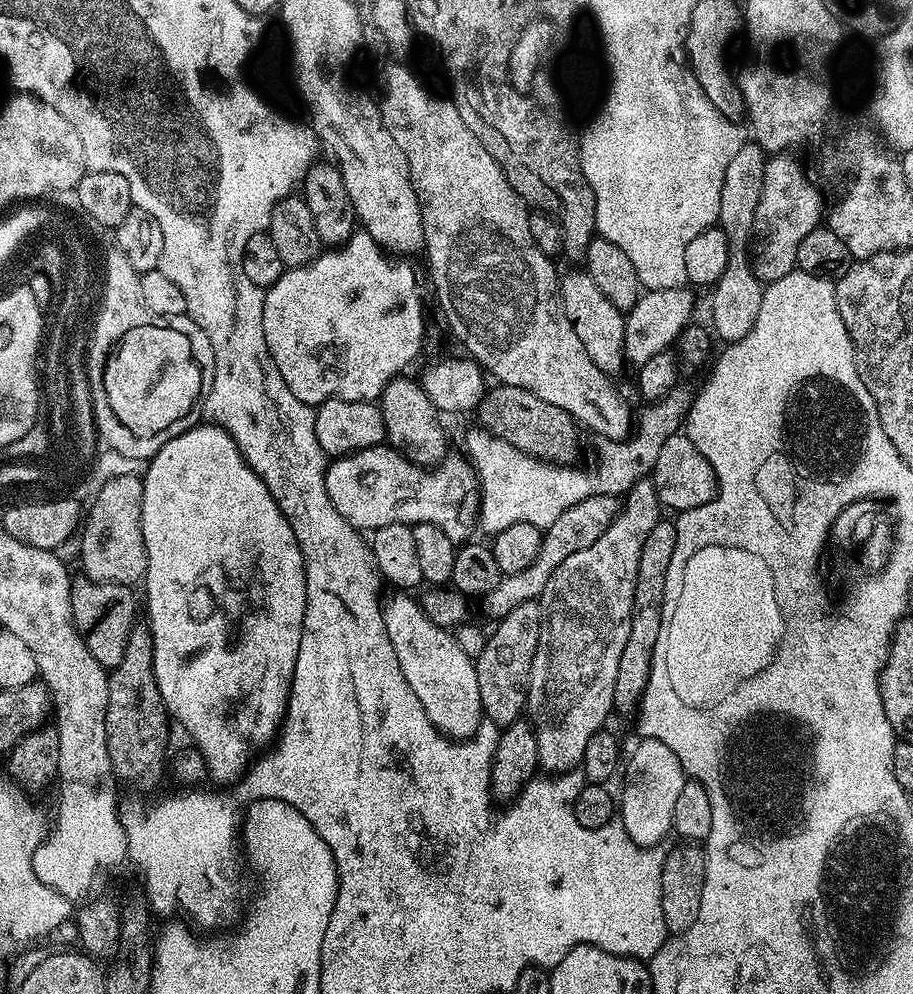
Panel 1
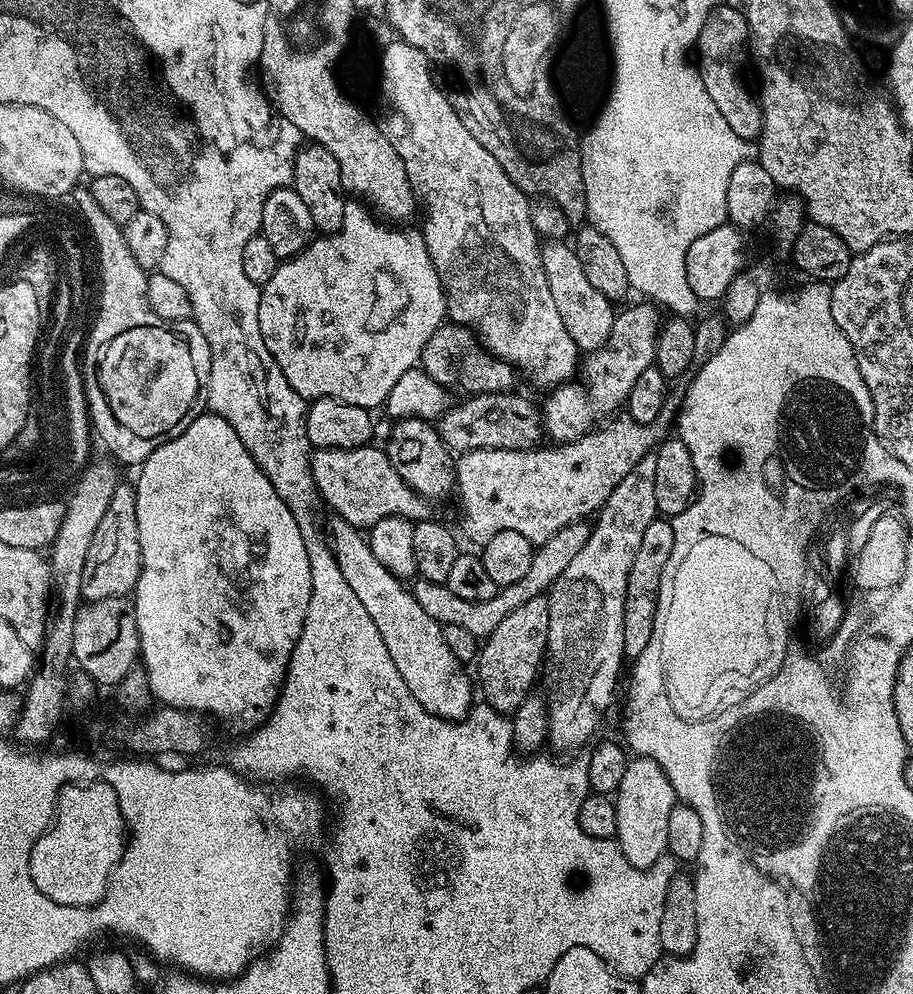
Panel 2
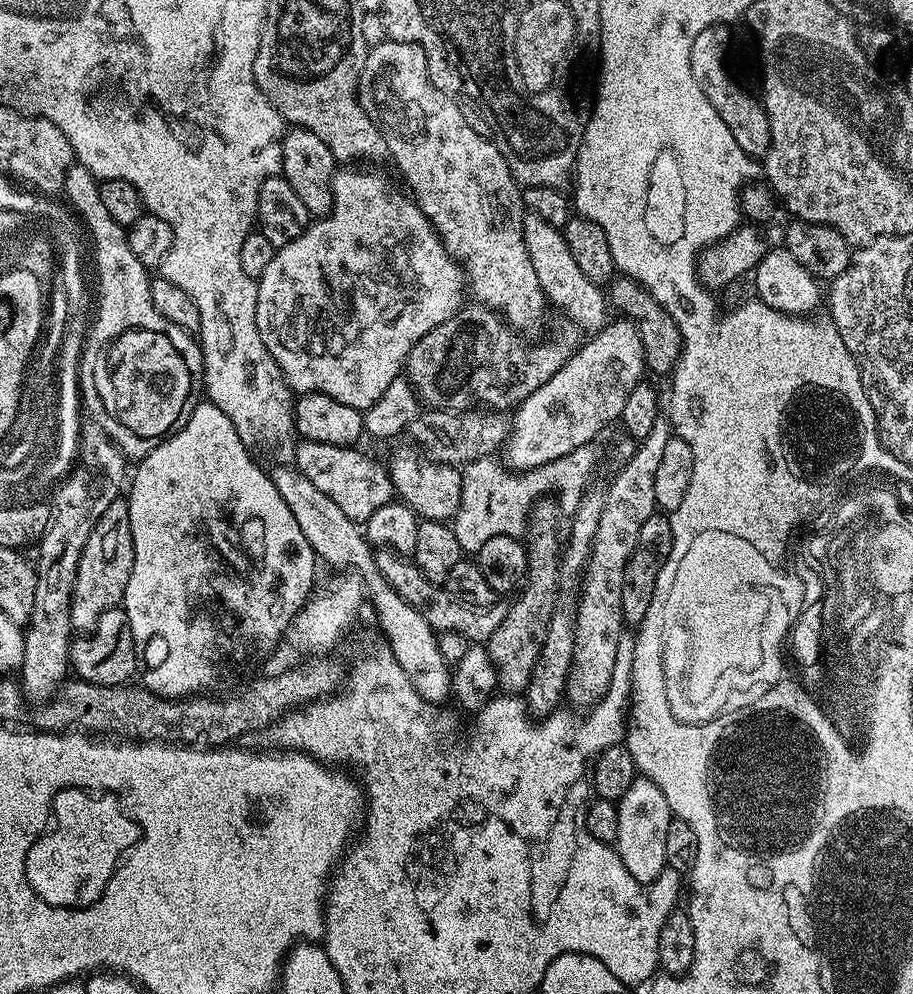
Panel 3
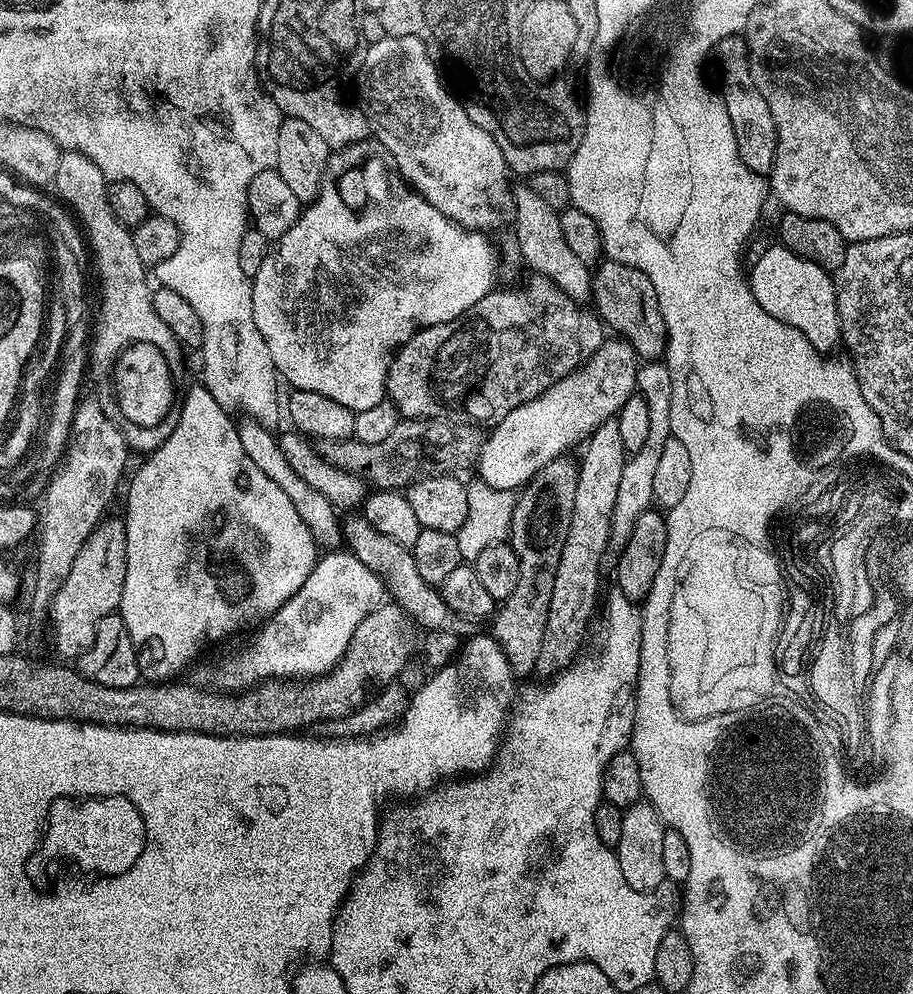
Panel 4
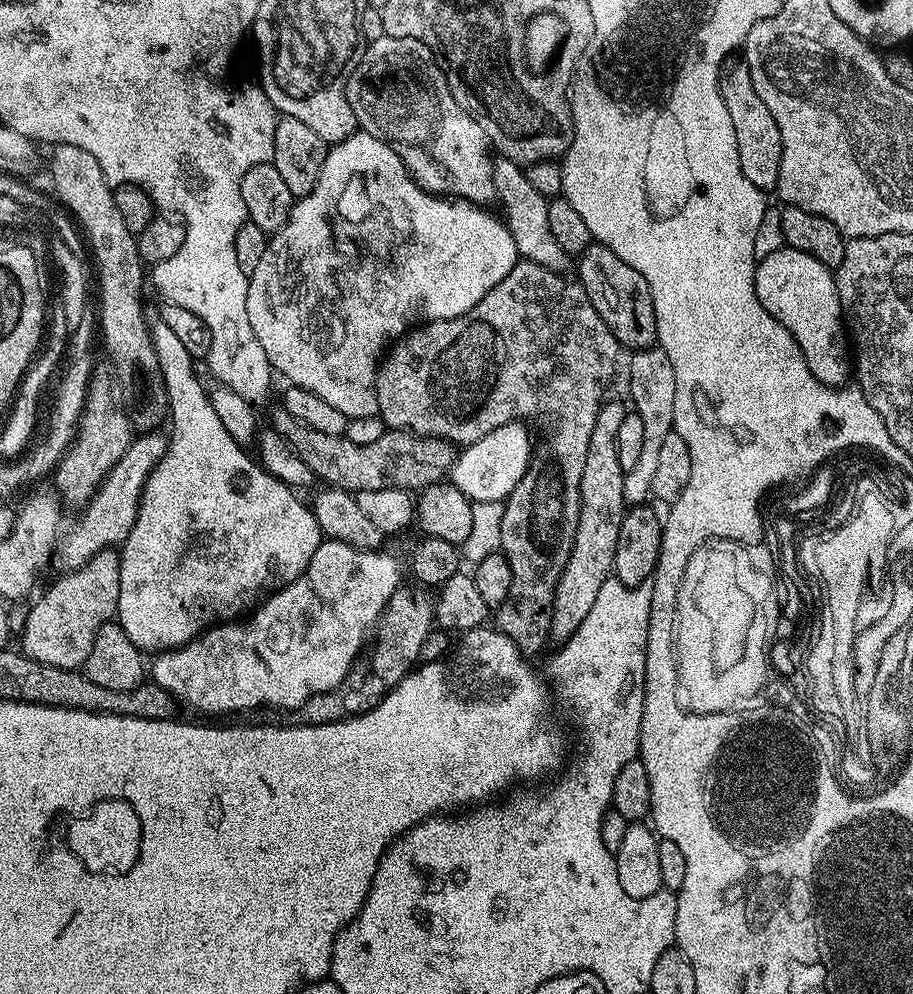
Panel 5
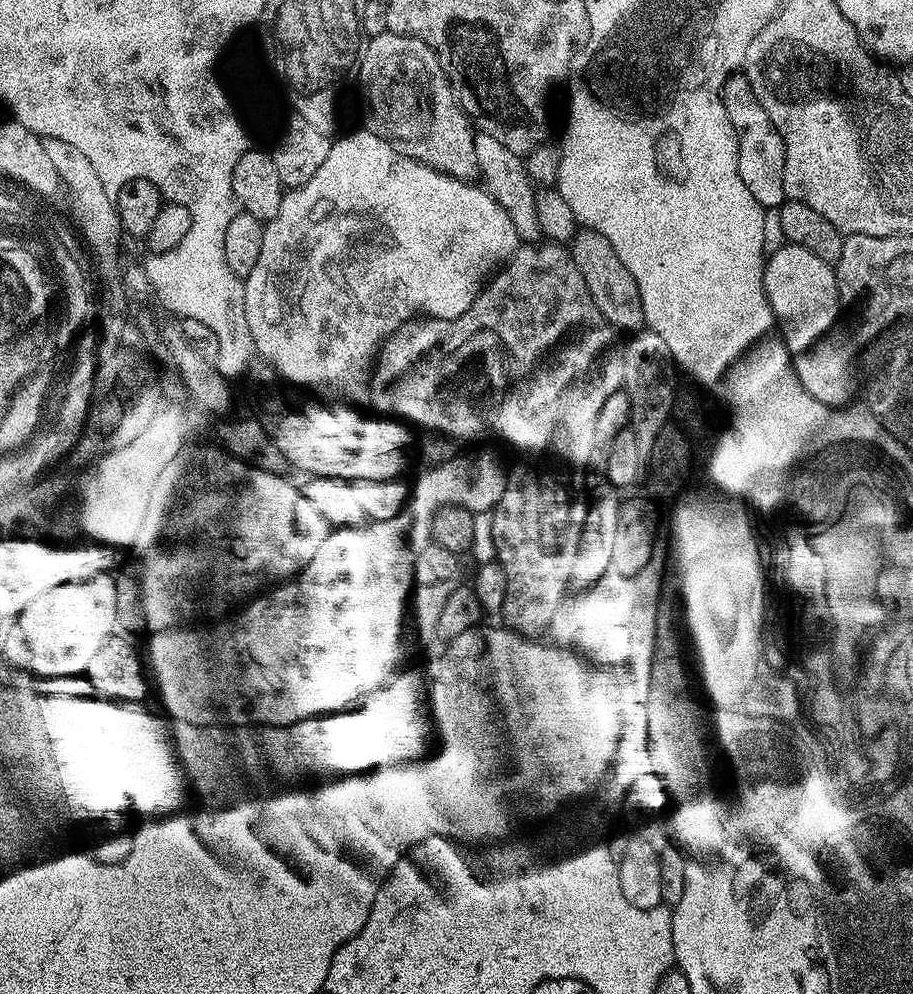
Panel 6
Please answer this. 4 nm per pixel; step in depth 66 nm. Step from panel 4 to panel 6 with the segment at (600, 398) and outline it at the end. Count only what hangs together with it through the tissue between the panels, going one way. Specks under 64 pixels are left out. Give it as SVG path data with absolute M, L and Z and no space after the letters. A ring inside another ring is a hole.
M476 452L473 456L456 456L441 459L437 468L424 472L413 483L406 505L406 516L412 519L412 532L420 536L429 531L432 526L432 516L441 506L454 508L467 508L473 514L487 513L496 507L502 498L505 469L500 469L500 464L488 452Z

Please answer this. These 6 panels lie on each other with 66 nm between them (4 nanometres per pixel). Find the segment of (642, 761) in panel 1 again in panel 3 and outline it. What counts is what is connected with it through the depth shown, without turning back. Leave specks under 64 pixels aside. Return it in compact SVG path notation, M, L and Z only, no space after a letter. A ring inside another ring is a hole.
M637 778L621 791L616 808L618 834L614 847L622 858L622 866L630 870L638 883L655 885L655 880L666 872L666 830L670 830L670 822L674 818L670 802L666 802L666 794L662 794L662 790L653 780Z

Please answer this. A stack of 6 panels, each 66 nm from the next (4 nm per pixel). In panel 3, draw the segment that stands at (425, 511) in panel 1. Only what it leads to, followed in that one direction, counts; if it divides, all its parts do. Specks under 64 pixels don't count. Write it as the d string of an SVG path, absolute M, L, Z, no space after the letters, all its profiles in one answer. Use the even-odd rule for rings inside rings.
M300 440L296 446L294 467L305 475L314 486L318 486L319 490L322 490L322 493L326 494L348 518L357 522L366 522L370 518L370 514L374 514L374 510L393 503L394 489L389 469L385 465L383 468L378 461L371 460L366 453L359 452L358 449L359 447L356 446L343 448L342 446L330 446L322 442L314 442L313 440Z

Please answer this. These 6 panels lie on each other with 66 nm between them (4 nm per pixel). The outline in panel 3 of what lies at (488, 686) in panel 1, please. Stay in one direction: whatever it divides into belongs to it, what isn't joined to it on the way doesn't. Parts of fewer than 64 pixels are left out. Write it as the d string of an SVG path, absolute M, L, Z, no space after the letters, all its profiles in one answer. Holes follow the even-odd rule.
M541 498L533 505L528 515L526 531L528 570L526 579L518 592L520 597L509 603L506 618L503 618L486 643L492 665L496 668L499 687L508 694L523 693L528 687L530 673L534 670L534 662L538 662L542 642L546 642L550 618L558 610L556 595L561 595L562 592L560 587L560 557L562 555L560 518L562 519L562 511L555 499Z

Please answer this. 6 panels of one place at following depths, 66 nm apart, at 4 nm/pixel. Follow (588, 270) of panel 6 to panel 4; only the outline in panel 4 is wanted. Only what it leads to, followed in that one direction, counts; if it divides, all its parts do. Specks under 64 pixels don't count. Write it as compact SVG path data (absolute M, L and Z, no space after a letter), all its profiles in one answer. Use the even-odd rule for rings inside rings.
M607 258L595 265L591 275L590 300L596 315L611 331L612 328L616 331L613 333L617 337L627 340L641 361L659 361L668 351L668 331L662 310L658 306L658 294L654 294L650 278L646 278L646 274L642 274L642 270L634 266Z

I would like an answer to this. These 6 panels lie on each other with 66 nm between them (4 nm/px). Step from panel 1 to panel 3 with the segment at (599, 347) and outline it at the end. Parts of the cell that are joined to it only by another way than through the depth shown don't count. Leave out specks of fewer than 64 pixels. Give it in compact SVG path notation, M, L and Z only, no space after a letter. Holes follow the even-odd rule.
M527 213L523 222L523 237L545 299L551 305L556 304L566 314L569 319L567 321L579 331L584 330L588 332L586 334L599 332L610 316L605 293L599 285L590 282L590 278L579 269L563 231L550 226L537 215Z

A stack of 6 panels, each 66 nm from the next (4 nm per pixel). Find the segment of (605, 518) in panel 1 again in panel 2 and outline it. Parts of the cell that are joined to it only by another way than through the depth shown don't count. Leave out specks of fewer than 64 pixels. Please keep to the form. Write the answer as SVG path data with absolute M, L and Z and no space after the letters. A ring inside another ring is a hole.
M584 522L562 526L548 541L535 549L527 573L514 584L501 587L490 599L458 598L445 584L417 579L412 586L415 600L422 606L422 610L426 611L426 614L429 614L442 626L449 626L448 624L458 626L474 636L487 638L511 611L522 606L524 602L547 593L553 582L562 574L562 570L566 570L566 566L570 566L570 561L578 555L578 550L582 550L582 546L588 540L589 531L589 525Z

